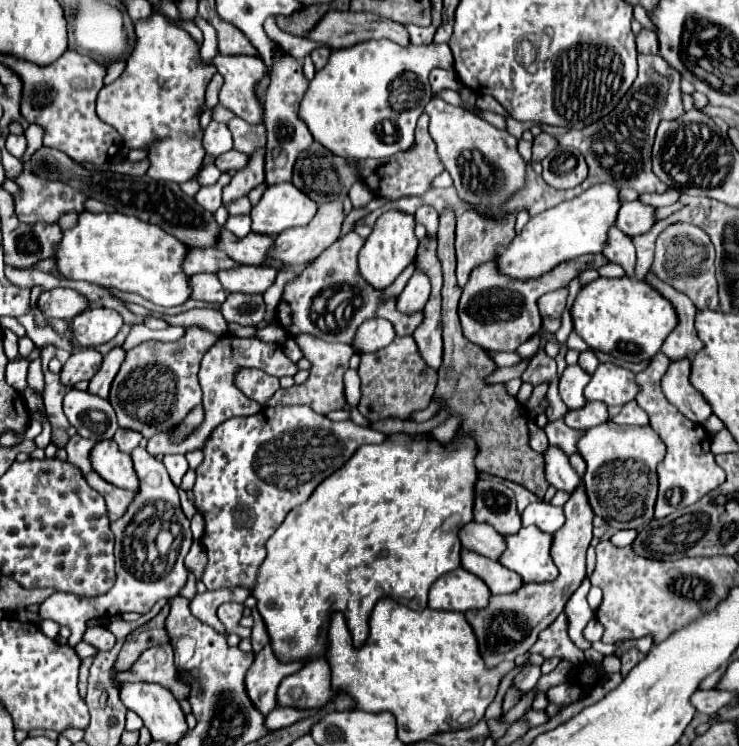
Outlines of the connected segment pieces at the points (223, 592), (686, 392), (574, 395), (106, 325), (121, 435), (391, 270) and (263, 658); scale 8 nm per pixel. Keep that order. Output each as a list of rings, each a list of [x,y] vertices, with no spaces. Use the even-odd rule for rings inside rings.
[[[217,589],[217,591],[205,591],[201,595],[197,595],[191,601],[191,613],[201,619],[203,623],[211,623],[211,627],[215,627],[217,631],[221,631],[221,623],[217,619],[217,607],[233,601],[233,603],[245,603],[245,599],[249,597],[249,591],[245,589]]]
[[[677,359],[669,363],[669,369],[661,379],[661,389],[667,401],[673,403],[687,419],[693,419],[695,423],[705,423],[709,419],[709,403],[689,383],[689,359]]]
[[[569,365],[561,379],[559,379],[559,395],[563,399],[563,403],[567,405],[567,409],[579,409],[581,405],[585,405],[585,397],[583,397],[583,389],[589,383],[589,373],[585,373],[579,365]]]
[[[103,307],[87,309],[77,317],[73,317],[71,321],[75,343],[83,349],[111,341],[121,329],[121,325],[123,325],[121,315],[113,309],[103,309]]]
[[[117,429],[117,433],[115,433],[115,443],[119,445],[119,449],[123,451],[123,453],[131,453],[137,445],[139,445],[139,441],[141,441],[141,433],[137,433],[137,431],[129,431],[129,429]]]
[[[397,209],[385,211],[375,221],[373,231],[367,237],[367,241],[359,253],[359,271],[365,277],[365,281],[369,281],[373,287],[385,289],[401,275],[401,271],[409,263],[413,263],[417,245],[419,245],[419,241],[415,237],[415,217],[405,211],[397,211]]]
[[[265,645],[255,655],[255,661],[247,671],[245,685],[247,685],[249,697],[253,699],[253,703],[257,703],[259,711],[263,711],[267,715],[269,711],[273,711],[277,707],[275,691],[277,691],[281,679],[297,673],[303,665],[305,665],[305,661],[289,661],[289,663],[279,661],[279,657],[273,653],[271,645]]]

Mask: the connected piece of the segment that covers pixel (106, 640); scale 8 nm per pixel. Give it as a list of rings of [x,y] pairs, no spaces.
[[[95,625],[95,627],[87,627],[83,641],[93,645],[97,651],[109,651],[115,645],[115,635],[107,627]]]

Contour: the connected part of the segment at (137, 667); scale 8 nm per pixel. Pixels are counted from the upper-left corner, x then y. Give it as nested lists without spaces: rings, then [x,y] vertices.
[[[169,643],[151,647],[141,653],[137,663],[127,671],[127,681],[149,681],[167,687],[177,699],[187,697],[189,687],[177,683],[177,669],[173,663],[173,649]]]

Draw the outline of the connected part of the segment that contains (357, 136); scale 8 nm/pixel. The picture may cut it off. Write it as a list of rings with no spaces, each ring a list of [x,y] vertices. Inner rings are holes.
[[[389,39],[365,41],[347,49],[331,51],[327,65],[315,73],[311,87],[301,103],[299,115],[307,123],[315,141],[341,157],[367,159],[367,157],[391,157],[397,151],[405,151],[413,145],[413,131],[427,101],[433,97],[429,85],[429,71],[433,67],[453,68],[454,59],[447,43],[443,45],[397,45]]]

